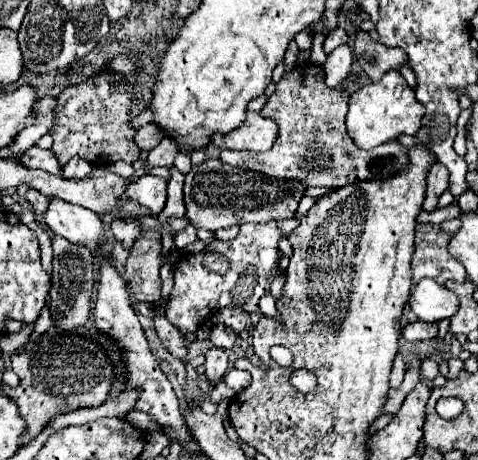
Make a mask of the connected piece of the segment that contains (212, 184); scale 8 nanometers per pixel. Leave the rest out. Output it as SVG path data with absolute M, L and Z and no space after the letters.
M212 158L192 166L192 170L186 174L186 184L184 184L186 218L196 228L204 228L210 232L228 228L232 224L292 218L300 198L304 196L304 190L306 190L304 184L268 178L264 174L256 174L244 168L234 168Z

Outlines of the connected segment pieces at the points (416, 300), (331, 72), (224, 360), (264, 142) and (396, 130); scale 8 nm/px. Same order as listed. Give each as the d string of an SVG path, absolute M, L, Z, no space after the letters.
M422 278L414 286L408 304L422 322L438 322L442 318L450 318L458 310L456 294L428 278Z
M348 44L338 46L326 60L324 64L324 72L326 72L326 80L328 86L338 86L348 74L350 74L350 66L354 60L354 52Z
M212 346L206 352L206 378L208 380L220 380L228 372L228 354L222 348Z
M246 112L246 122L240 128L228 134L214 134L212 144L228 150L264 152L272 148L272 142L276 140L276 130L278 126L270 118L264 118L258 112Z
M390 70L382 76L382 80L370 82L370 84L358 88L350 96L346 128L348 128L350 138L360 148L368 150L372 146L394 140L400 134L416 134L420 130L424 112L426 112L426 108L420 106L420 102L414 96L414 90L406 84L402 74L398 70Z

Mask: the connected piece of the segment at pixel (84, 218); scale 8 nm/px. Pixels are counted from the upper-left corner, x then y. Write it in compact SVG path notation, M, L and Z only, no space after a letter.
M50 198L48 210L44 212L44 222L54 234L64 236L74 244L86 244L90 250L104 238L102 220L96 212L86 210L76 204L68 204L60 198Z

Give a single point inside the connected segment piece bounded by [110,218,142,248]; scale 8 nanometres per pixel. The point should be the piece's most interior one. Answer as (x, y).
(125, 232)

